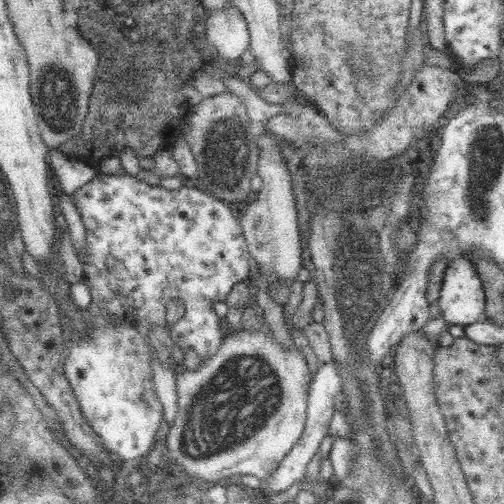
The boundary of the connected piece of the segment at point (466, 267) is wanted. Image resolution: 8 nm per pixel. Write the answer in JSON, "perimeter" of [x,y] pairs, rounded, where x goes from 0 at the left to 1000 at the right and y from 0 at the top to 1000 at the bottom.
{"perimeter":[[[913,506],[887,524],[869,597],[875,629],[889,647],[927,649],[958,633],[962,575],[929,508]]]}

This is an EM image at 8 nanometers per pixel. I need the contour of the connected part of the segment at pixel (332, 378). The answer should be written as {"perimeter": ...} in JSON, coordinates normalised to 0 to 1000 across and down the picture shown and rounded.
{"perimeter":[[[661,714],[633,724],[631,738],[623,746],[623,756],[613,768],[613,782],[609,786],[609,825],[607,841],[603,841],[603,857],[595,865],[589,881],[577,891],[577,897],[556,917],[556,925],[534,944],[530,960],[520,964],[524,976],[546,974],[556,978],[571,972],[587,954],[601,954],[603,940],[607,940],[607,927],[617,917],[617,911],[629,901],[635,891],[639,871],[651,863],[655,833],[675,802],[681,768],[681,738],[671,724],[661,722]]]}

